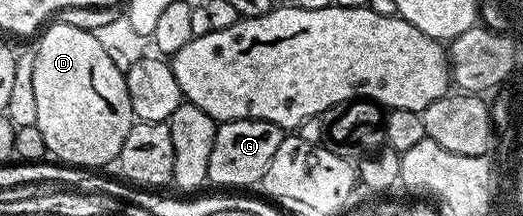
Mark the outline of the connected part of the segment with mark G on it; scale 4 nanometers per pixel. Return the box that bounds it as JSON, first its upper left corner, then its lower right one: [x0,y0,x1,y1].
[207,117,284,185]

